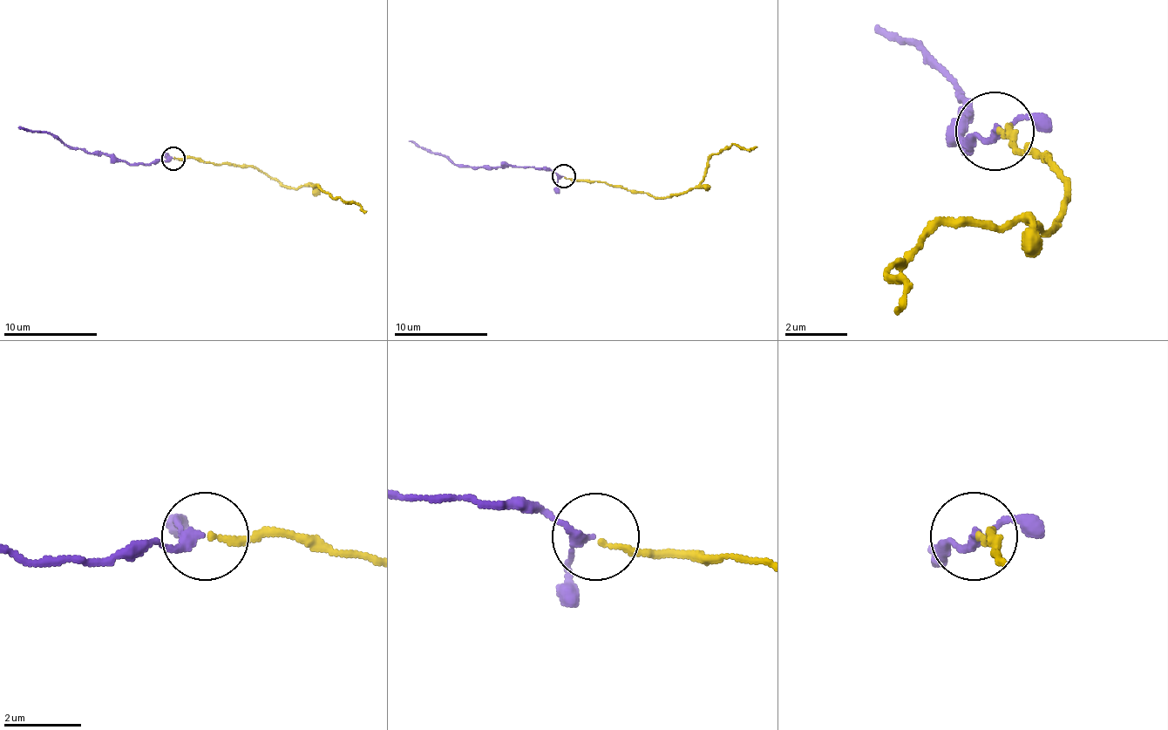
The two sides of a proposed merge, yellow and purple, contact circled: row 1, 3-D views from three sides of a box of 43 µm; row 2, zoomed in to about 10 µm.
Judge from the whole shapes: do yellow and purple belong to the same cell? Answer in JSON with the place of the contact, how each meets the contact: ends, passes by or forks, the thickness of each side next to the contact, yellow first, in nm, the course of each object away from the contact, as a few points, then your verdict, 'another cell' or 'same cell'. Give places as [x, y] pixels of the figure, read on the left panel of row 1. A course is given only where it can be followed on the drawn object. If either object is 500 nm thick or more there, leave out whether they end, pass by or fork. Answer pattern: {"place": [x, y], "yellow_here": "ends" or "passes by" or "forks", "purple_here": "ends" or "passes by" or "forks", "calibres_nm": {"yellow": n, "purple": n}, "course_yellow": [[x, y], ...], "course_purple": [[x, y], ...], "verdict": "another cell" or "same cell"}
{"place": [173, 158], "yellow_here": "ends", "purple_here": "passes by", "calibres_nm": {"yellow": 140, "purple": 200}, "course_yellow": [[174, 159], [252, 166], [288, 187], [308, 184], [318, 187], [325, 194], [357, 203], [367, 210]], "course_purple": [[173, 159], [149, 163], [125, 163], [104, 153], [69, 149], [48, 133], [17, 128]], "verdict": "same cell"}

